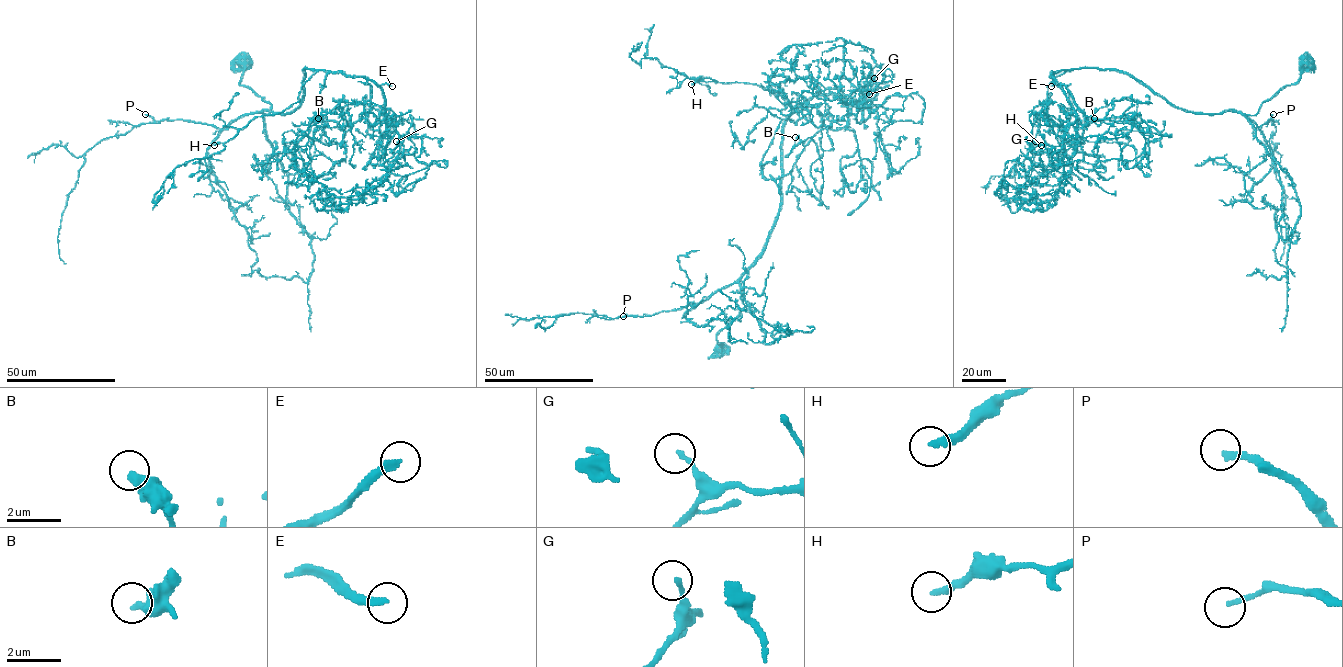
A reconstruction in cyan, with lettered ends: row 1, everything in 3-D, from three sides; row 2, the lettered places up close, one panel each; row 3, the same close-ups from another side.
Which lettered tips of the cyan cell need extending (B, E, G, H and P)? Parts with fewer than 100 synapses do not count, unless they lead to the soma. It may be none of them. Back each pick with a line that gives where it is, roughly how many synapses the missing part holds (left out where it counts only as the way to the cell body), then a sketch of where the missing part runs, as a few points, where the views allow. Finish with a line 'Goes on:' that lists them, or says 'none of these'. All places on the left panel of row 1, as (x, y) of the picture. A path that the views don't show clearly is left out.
E: at (392, 86); about 250 synapses
Goes on: E

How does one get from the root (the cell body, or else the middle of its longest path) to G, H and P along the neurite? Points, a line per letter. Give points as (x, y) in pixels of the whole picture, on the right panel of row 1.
G: (1306, 60), (1254, 115), (1187, 112), (1114, 70), (1053, 72), (1079, 142), (1062, 164), (1035, 141)
H: (1306, 60), (1301, 78), (1254, 115), (1187, 112), (1128, 74), (1073, 68), (1047, 86), (1034, 139), (1041, 145)
P: (1306, 60), (1296, 83), (1266, 100), (1255, 114), (1239, 113), (1260, 129), (1268, 120), (1273, 122), (1273, 114)

